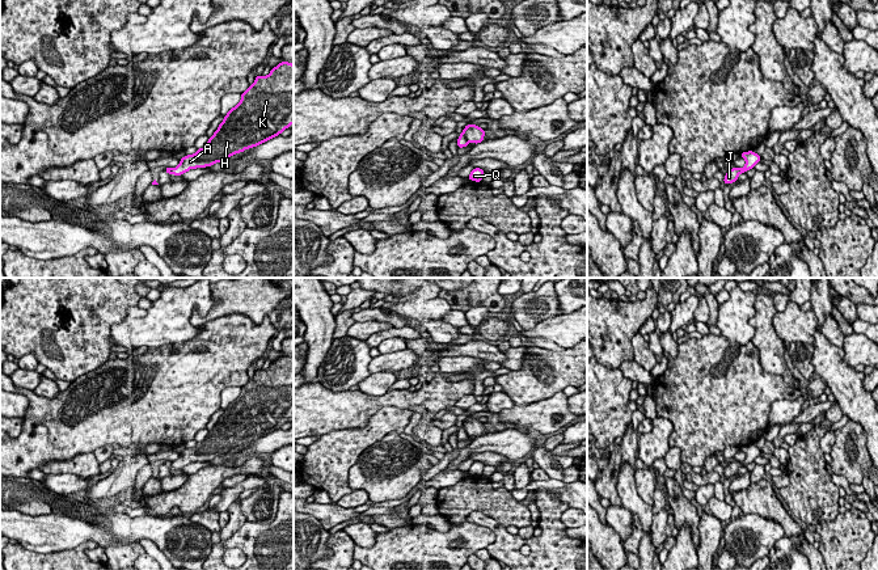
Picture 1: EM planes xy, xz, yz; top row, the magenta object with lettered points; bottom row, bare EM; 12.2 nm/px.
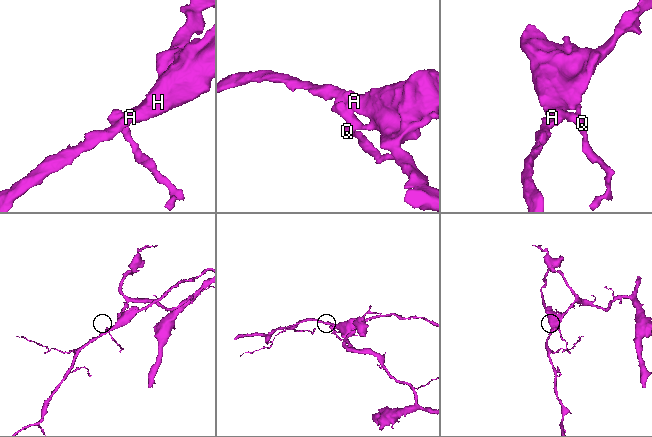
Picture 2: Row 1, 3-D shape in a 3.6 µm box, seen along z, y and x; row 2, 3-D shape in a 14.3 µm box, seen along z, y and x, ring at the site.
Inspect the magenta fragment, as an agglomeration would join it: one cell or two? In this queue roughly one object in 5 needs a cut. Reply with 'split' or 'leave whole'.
split

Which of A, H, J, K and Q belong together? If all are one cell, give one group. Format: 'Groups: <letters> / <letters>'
Groups: A H J K / Q

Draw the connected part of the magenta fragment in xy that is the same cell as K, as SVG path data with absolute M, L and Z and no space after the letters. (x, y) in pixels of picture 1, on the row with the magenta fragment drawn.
M280 62L267 76L256 76L207 144L194 155L183 156L170 174L182 176L190 169L225 161L280 135L292 123L294 64Z

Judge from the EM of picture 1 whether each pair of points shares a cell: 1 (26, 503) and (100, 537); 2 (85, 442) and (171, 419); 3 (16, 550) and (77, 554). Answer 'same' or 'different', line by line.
1: different
2: same
3: same

